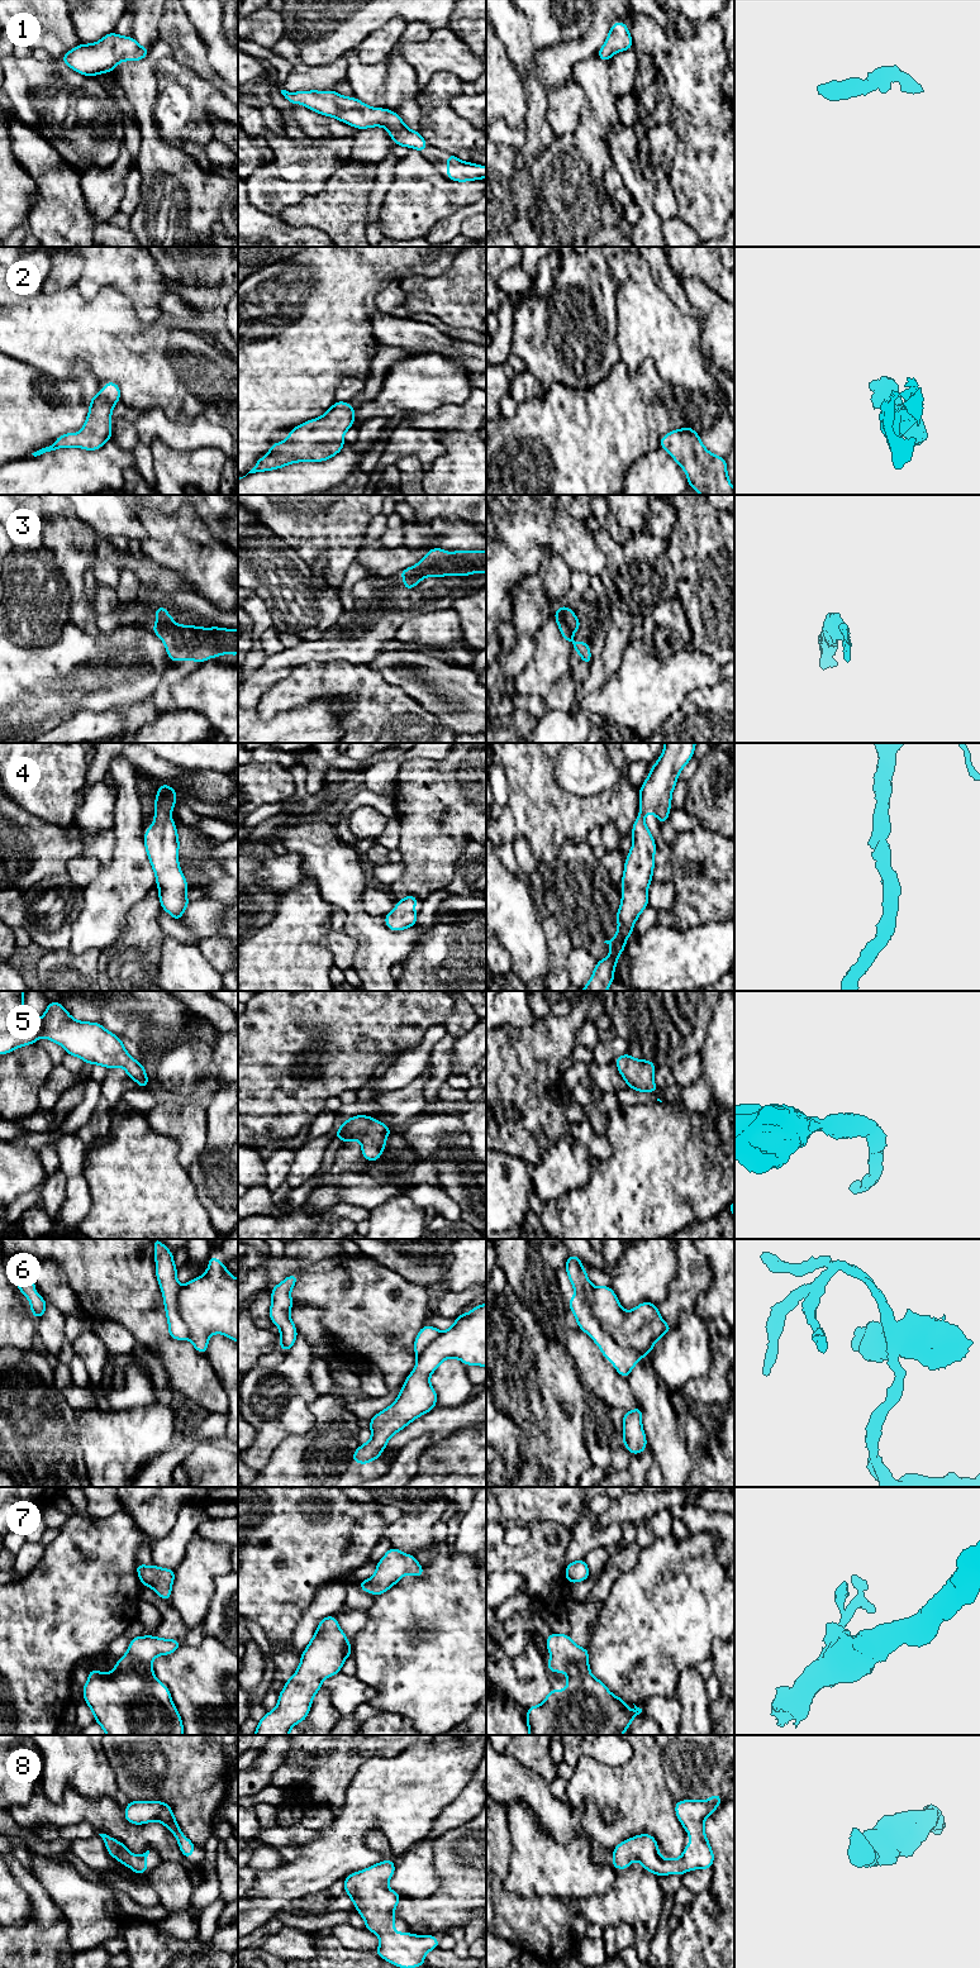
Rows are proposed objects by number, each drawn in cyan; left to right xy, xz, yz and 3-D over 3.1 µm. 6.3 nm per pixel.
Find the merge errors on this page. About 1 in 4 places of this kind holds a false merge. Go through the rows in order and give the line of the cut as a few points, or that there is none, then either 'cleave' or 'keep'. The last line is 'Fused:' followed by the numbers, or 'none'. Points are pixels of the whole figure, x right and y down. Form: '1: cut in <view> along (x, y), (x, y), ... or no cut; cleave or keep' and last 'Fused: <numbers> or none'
1: no cut; keep
2: no cut; keep
3: cut in yz along (560, 608), (567, 627), (572, 632); cleave
4: no cut; keep
5: no cut; keep
6: cut in yz along (593, 1287), (593, 1316), (619, 1345), (642, 1356); cleave
7: no cut; keep
8: no cut; keep
Fused: 3, 6

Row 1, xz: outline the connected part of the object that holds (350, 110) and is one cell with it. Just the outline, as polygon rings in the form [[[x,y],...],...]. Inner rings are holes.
[[[299,91],[281,94],[290,104],[301,104],[315,113],[333,116],[344,124],[349,124],[360,130],[372,127],[385,127],[396,146],[414,148],[423,152],[429,144],[417,130],[410,130],[396,111],[386,108],[376,109],[366,105],[358,99],[347,97],[329,91]]]

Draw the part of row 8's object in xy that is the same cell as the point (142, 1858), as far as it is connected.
[[[106,1834],[99,1835],[103,1838],[108,1853],[128,1868],[133,1869],[135,1874],[143,1876],[143,1873],[148,1869],[149,1865],[147,1864],[146,1859],[149,1854],[149,1850],[142,1855],[133,1855],[123,1843]]]

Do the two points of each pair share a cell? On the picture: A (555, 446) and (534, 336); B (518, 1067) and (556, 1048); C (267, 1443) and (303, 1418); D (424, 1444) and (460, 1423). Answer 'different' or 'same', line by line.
A: different
B: same
C: same
D: different

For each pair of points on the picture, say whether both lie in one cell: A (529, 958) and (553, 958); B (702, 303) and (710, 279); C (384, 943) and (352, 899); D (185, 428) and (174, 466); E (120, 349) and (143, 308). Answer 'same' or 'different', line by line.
A: different
B: different
C: same
D: different
E: different

